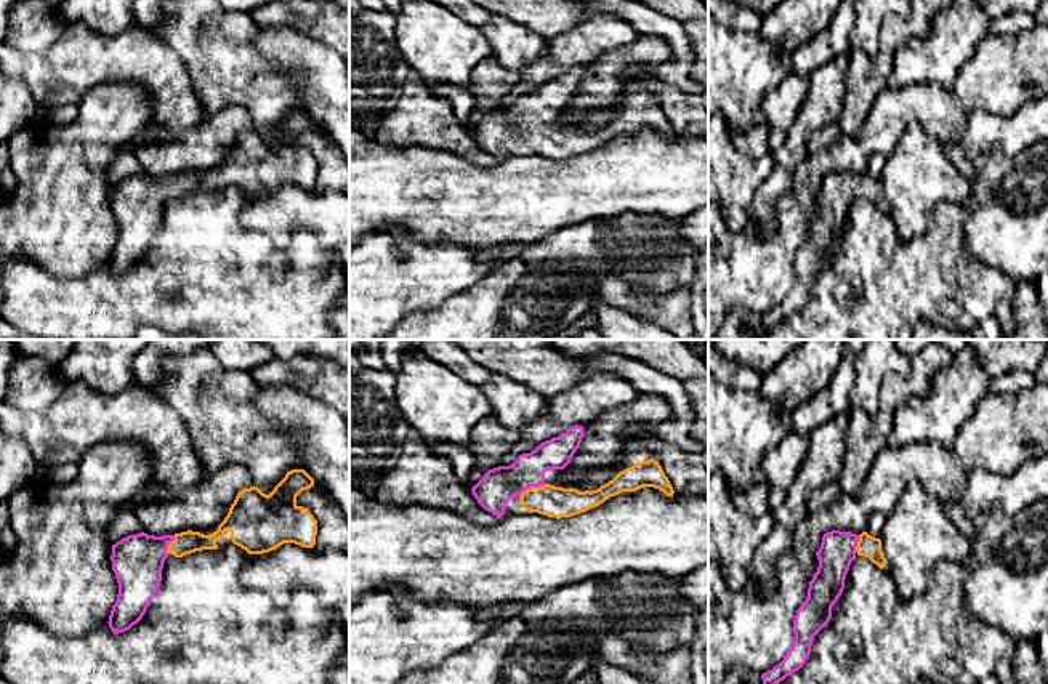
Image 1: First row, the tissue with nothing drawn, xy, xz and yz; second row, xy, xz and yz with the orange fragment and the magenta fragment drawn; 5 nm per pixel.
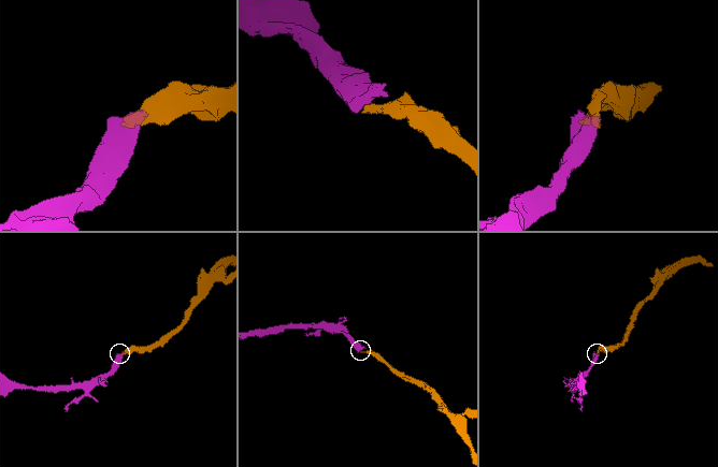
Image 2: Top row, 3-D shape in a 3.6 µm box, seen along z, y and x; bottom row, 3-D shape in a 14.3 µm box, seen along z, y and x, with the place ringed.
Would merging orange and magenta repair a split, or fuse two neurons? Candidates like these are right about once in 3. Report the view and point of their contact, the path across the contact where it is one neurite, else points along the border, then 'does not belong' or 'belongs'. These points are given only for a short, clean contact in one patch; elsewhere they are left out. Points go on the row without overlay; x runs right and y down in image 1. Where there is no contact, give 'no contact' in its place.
xz (532, 128) | across xz (555, 143), (544, 140), (532, 128), (499, 127) | belongs

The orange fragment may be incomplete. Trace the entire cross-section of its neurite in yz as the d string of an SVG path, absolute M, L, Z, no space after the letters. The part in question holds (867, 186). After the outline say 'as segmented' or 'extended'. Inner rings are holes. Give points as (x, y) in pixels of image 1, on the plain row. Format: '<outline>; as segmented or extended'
M840 171L824 175L816 194L817 213L793 261L793 287L777 308L761 316L766 333L806 304L814 277L830 263L832 248L844 231L846 215L857 195L869 199L880 210L888 203L881 192L881 181L867 173L861 176Z; extended

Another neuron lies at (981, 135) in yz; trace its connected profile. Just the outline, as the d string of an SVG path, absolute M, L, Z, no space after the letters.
M1048 96L1029 99L1013 117L998 120L984 111L968 115L961 144L968 160L981 171L995 144L1006 155L1018 155L1048 139Z

